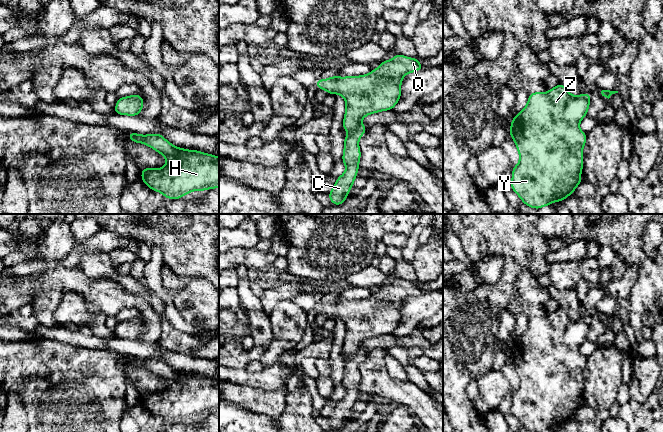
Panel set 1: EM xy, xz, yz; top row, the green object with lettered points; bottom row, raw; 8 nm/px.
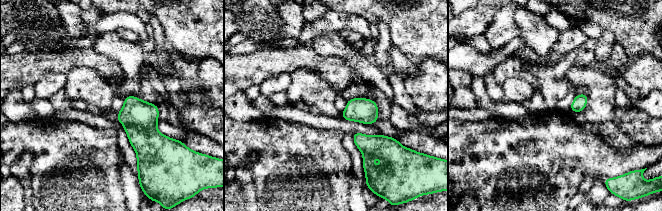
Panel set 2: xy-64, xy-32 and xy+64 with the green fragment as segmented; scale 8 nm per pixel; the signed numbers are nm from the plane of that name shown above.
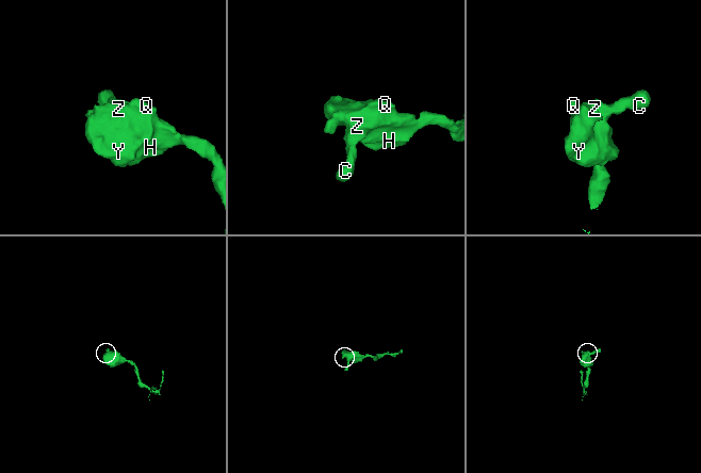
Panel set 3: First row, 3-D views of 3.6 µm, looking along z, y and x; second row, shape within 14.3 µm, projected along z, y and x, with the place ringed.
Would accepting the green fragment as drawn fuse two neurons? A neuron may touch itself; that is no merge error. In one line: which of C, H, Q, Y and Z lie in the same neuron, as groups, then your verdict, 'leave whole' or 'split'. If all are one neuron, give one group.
C H Q Y Z | leave whole

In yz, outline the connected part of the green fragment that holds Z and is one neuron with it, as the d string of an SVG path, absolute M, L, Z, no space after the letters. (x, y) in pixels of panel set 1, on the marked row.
M559 83L545 93L529 93L528 103L516 116L510 126L510 137L515 141L520 160L512 168L511 190L523 201L523 204L534 209L540 209L553 202L559 202L571 195L582 182L581 170L583 162L583 146L587 134L580 130L580 121L587 116L591 93L572 96L568 89Z

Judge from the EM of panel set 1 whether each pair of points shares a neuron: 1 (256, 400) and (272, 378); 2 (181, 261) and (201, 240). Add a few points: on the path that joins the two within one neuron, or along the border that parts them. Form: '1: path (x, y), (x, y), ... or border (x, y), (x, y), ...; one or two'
1: border (240, 384), (250, 386), (253, 389), (284, 388); two
2: path (186, 256), (196, 245); one

